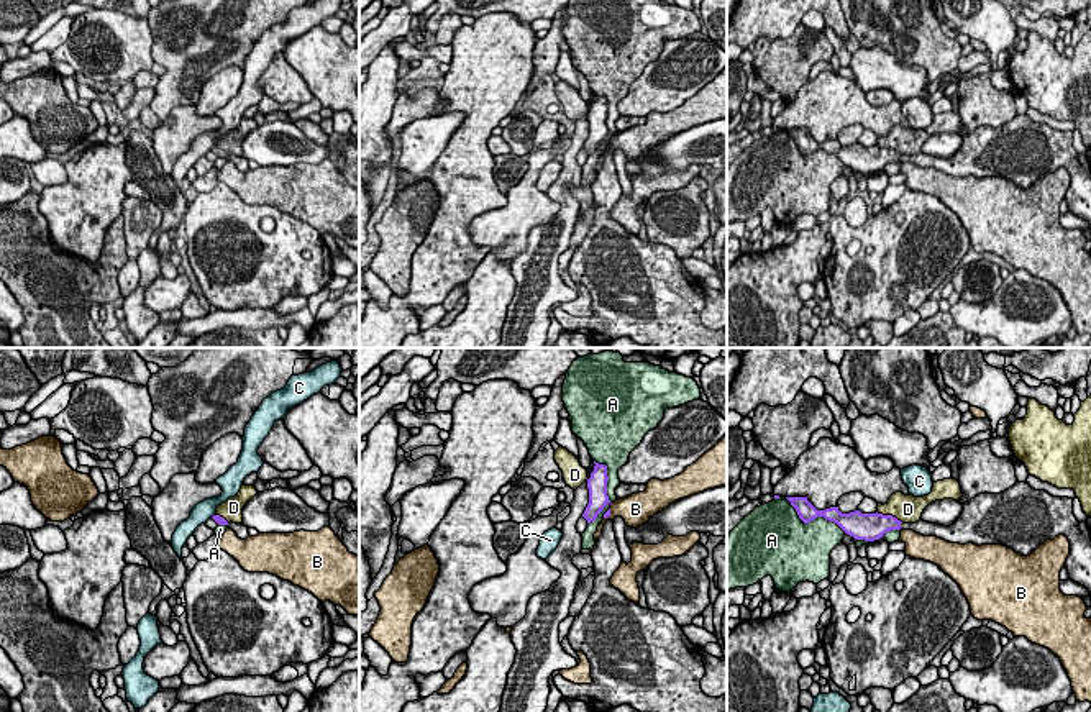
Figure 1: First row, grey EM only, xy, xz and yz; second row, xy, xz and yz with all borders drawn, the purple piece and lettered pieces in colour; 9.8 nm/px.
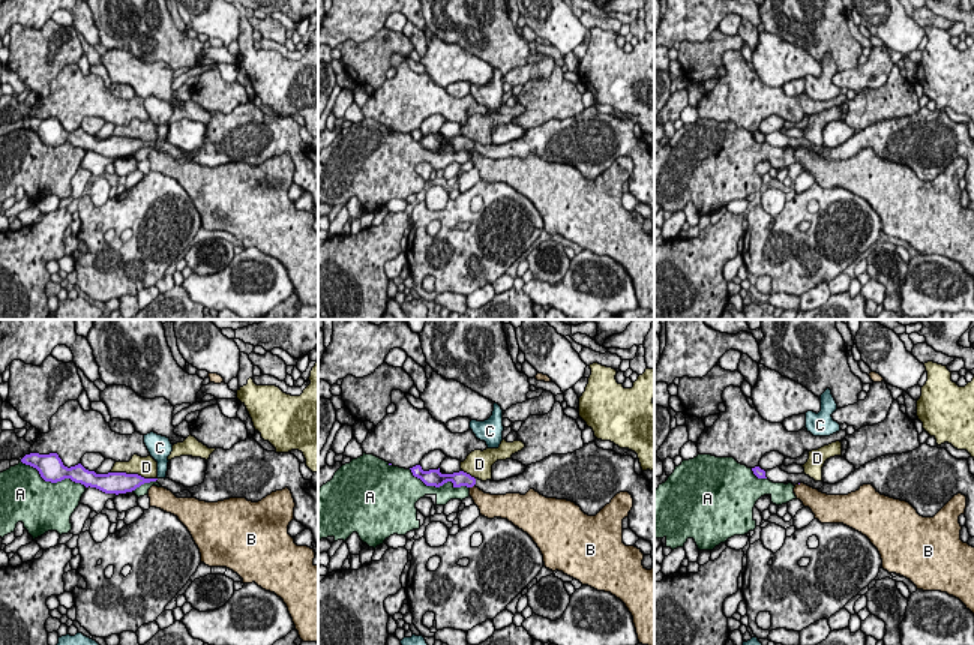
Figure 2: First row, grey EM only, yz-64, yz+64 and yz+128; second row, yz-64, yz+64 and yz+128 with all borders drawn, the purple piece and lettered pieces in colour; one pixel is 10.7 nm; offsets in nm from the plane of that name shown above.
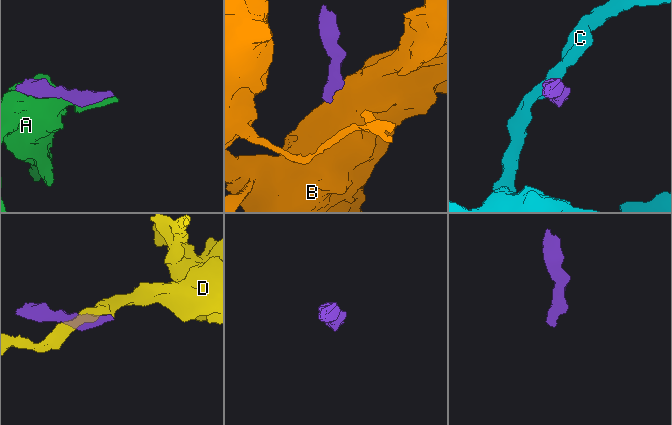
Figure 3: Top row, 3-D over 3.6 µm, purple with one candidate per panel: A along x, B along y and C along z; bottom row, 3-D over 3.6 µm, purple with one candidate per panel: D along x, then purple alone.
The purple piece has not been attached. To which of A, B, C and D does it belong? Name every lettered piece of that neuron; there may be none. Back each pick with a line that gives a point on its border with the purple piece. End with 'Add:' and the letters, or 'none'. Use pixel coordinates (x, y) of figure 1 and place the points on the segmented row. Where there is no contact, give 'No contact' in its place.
Add: none

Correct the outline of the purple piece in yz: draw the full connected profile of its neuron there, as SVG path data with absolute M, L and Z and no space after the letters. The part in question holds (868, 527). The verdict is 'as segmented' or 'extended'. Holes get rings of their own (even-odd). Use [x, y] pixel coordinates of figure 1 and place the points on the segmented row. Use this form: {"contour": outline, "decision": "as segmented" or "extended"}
{"contour": "M1016 482L1001 494L979 494L963 505L950 527L919 520L902 523L892 515L842 513L838 507L817 510L807 497L786 497L804 523L817 517L837 523L855 540L874 541L891 530L914 530L924 536L937 536L950 543L1004 545L1029 556L1047 540L1065 535L1070 541L1066 569L1070 579L1084 586L1091 597L1091 528L1078 522L1073 499L1053 497L1035 491L1027 482Z", "decision": "extended"}

